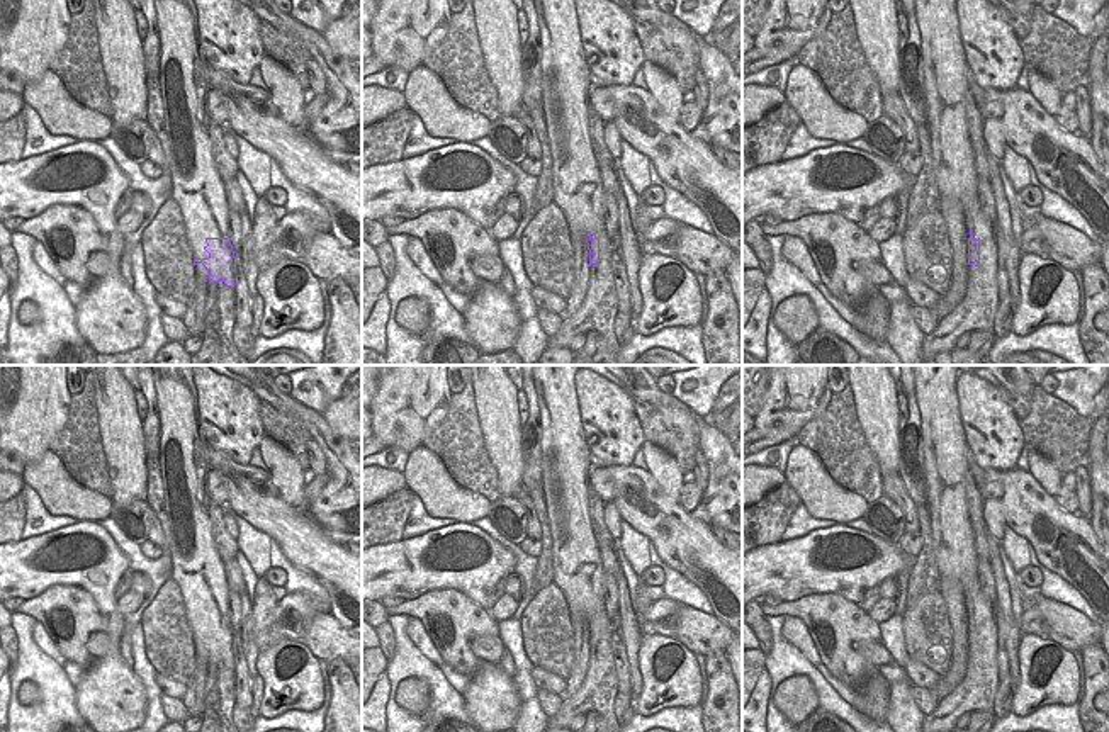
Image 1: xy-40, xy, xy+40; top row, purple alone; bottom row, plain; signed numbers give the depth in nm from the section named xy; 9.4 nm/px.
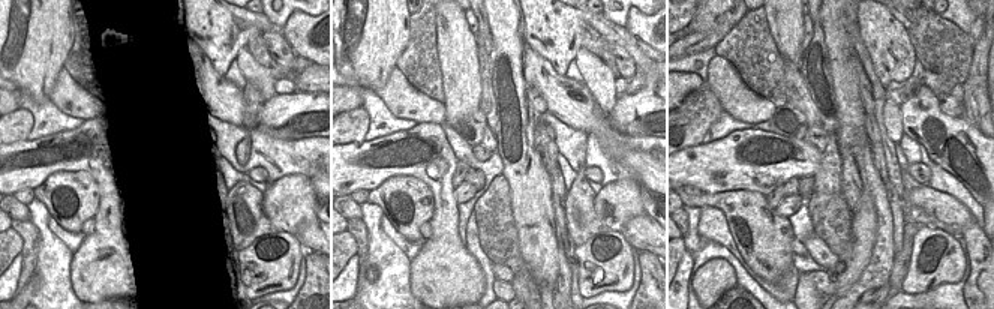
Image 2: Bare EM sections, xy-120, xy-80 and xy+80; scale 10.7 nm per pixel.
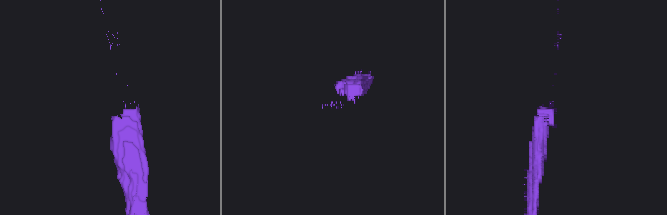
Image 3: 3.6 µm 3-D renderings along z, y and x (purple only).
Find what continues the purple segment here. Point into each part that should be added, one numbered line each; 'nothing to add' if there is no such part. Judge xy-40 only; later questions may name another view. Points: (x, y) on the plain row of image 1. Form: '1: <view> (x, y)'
1: xy-40 (196, 566)

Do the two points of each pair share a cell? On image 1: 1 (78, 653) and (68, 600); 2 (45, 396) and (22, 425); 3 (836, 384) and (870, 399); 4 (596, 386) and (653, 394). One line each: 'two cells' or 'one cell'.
1: one cell
2: one cell
3: two cells
4: two cells

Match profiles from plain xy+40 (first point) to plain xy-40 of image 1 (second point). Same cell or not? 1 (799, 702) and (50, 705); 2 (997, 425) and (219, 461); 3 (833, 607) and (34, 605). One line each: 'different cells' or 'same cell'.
1: different cells
2: different cells
3: same cell

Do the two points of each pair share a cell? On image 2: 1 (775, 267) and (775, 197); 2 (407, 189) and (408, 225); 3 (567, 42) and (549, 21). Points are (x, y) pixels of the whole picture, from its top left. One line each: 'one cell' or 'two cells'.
1: two cells
2: one cell
3: one cell

